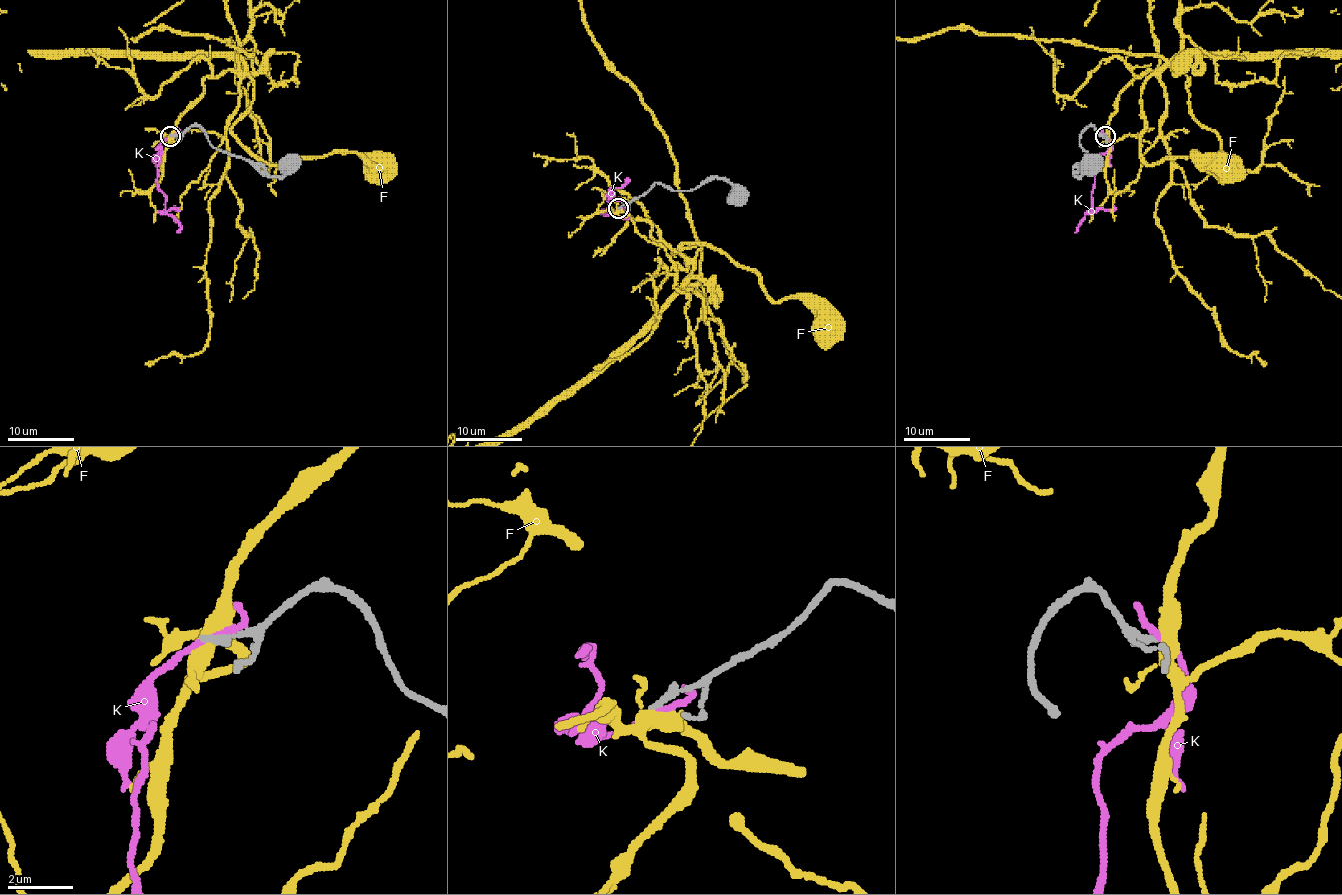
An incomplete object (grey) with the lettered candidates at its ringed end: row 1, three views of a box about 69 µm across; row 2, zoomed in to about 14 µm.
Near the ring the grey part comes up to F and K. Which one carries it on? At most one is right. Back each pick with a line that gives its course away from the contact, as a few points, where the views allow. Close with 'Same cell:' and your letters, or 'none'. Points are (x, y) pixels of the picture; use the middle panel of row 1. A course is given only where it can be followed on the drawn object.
Same cell: none

